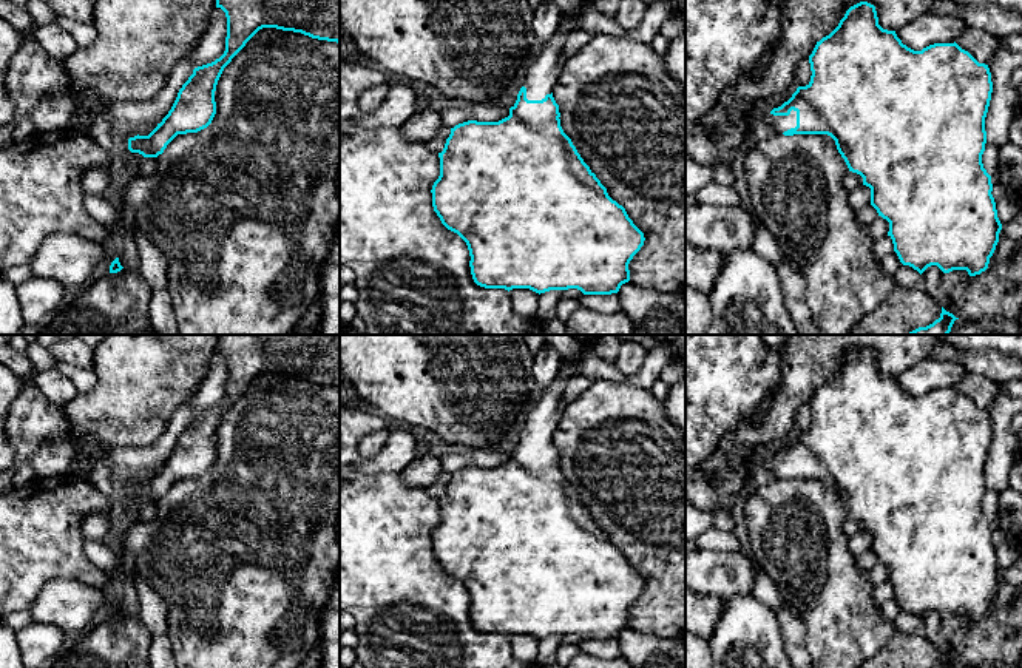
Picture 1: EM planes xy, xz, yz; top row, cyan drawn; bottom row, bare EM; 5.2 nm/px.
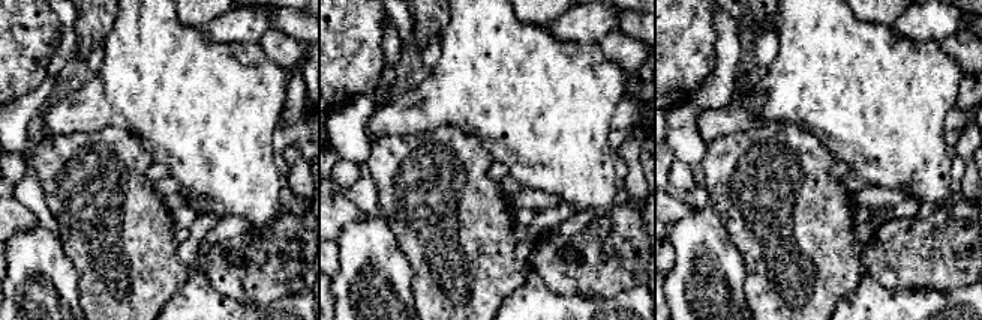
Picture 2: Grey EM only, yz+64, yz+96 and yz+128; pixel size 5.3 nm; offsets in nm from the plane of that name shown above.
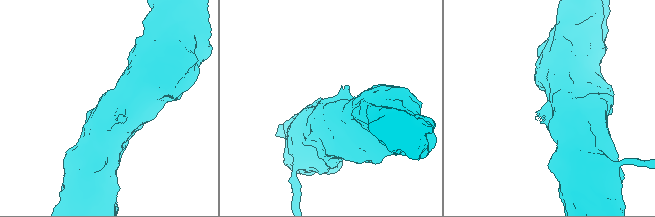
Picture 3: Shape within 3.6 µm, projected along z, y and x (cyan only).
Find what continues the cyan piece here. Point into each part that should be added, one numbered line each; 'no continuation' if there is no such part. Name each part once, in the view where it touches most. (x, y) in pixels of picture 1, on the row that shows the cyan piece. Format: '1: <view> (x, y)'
1: yz (781, 124)

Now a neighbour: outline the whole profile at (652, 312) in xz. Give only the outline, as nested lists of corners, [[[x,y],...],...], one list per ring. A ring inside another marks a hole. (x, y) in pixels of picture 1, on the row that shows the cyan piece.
[[[628,281],[618,295],[635,335],[685,335],[685,295],[681,288],[665,293]]]

